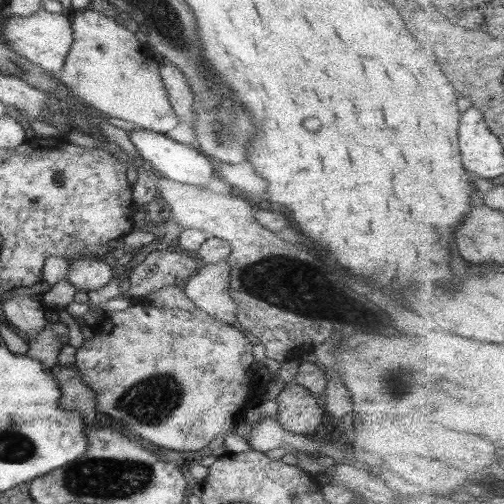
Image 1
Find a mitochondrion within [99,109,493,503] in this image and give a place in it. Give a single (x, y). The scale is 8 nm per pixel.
(276, 279)

